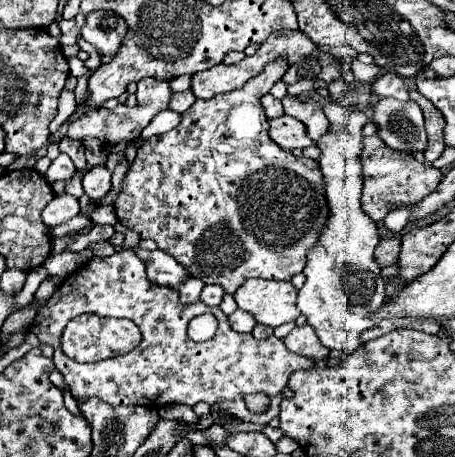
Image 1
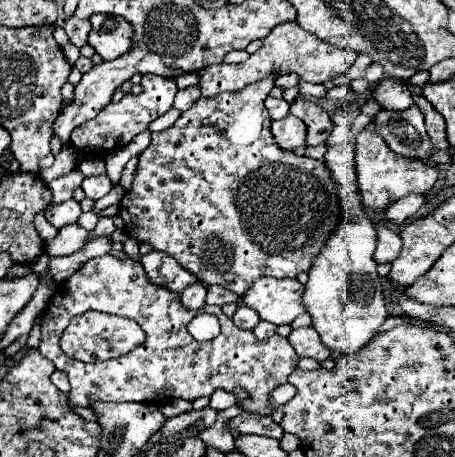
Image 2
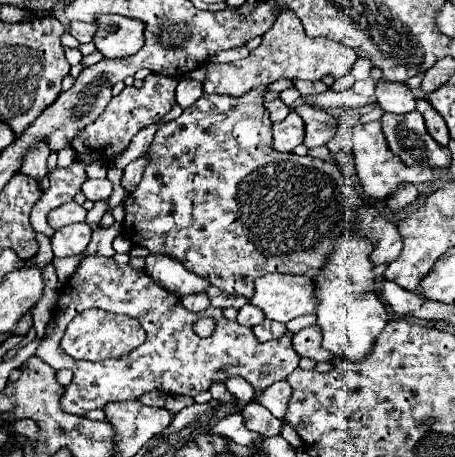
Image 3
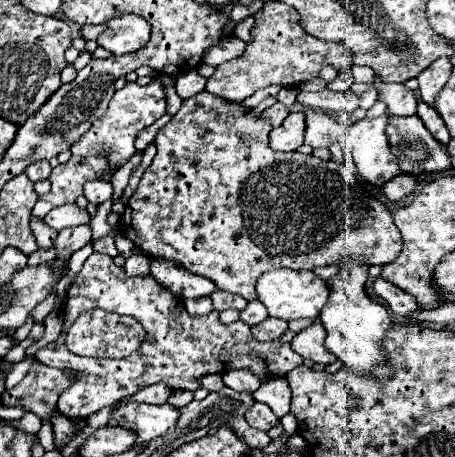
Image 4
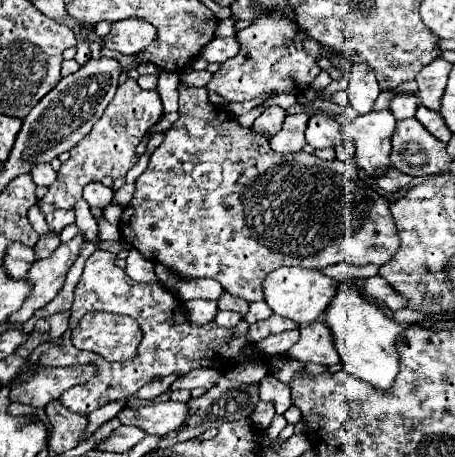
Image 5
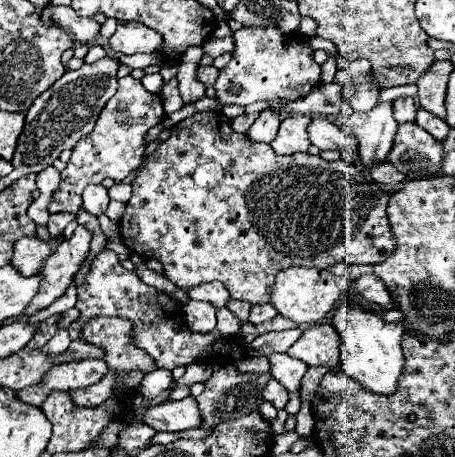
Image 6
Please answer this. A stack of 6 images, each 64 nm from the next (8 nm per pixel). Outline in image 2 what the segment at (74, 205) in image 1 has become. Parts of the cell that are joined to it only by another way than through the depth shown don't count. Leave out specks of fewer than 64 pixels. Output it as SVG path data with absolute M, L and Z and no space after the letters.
M68 200L68 202L64 202L64 204L58 204L56 208L50 208L50 210L46 212L46 220L48 220L54 228L62 228L62 226L66 226L66 224L78 222L80 214L82 214L80 204L78 204L76 200Z

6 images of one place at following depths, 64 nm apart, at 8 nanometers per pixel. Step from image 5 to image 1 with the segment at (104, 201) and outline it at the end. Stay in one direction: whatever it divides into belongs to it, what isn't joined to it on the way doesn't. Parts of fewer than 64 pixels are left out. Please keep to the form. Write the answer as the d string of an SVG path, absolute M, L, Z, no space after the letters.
M94 166L90 172L84 174L82 178L84 192L92 200L100 200L112 186L110 186L110 172L106 166Z

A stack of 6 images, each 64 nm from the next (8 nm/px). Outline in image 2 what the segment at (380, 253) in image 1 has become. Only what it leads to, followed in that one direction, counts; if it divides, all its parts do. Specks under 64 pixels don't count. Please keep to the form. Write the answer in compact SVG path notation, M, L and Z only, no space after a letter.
M378 224L376 226L376 236L378 236L378 246L376 246L376 252L374 252L374 260L378 264L392 262L400 254L400 248L402 248L400 234L390 230L384 224Z

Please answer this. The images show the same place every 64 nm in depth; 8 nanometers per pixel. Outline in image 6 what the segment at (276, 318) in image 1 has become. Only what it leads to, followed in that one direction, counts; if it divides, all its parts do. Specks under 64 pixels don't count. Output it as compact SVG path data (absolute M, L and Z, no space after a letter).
M286 268L278 272L276 282L272 286L272 304L280 316L294 320L298 326L306 328L312 324L322 322L344 298L346 290L350 288L350 280L344 276L334 276L328 270L318 268Z

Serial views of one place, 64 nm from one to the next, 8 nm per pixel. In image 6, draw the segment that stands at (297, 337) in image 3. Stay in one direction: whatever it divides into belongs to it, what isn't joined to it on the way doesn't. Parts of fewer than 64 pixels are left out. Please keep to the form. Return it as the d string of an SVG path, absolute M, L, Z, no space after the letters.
M314 324L286 352L308 366L334 368L340 364L340 336L332 324Z

